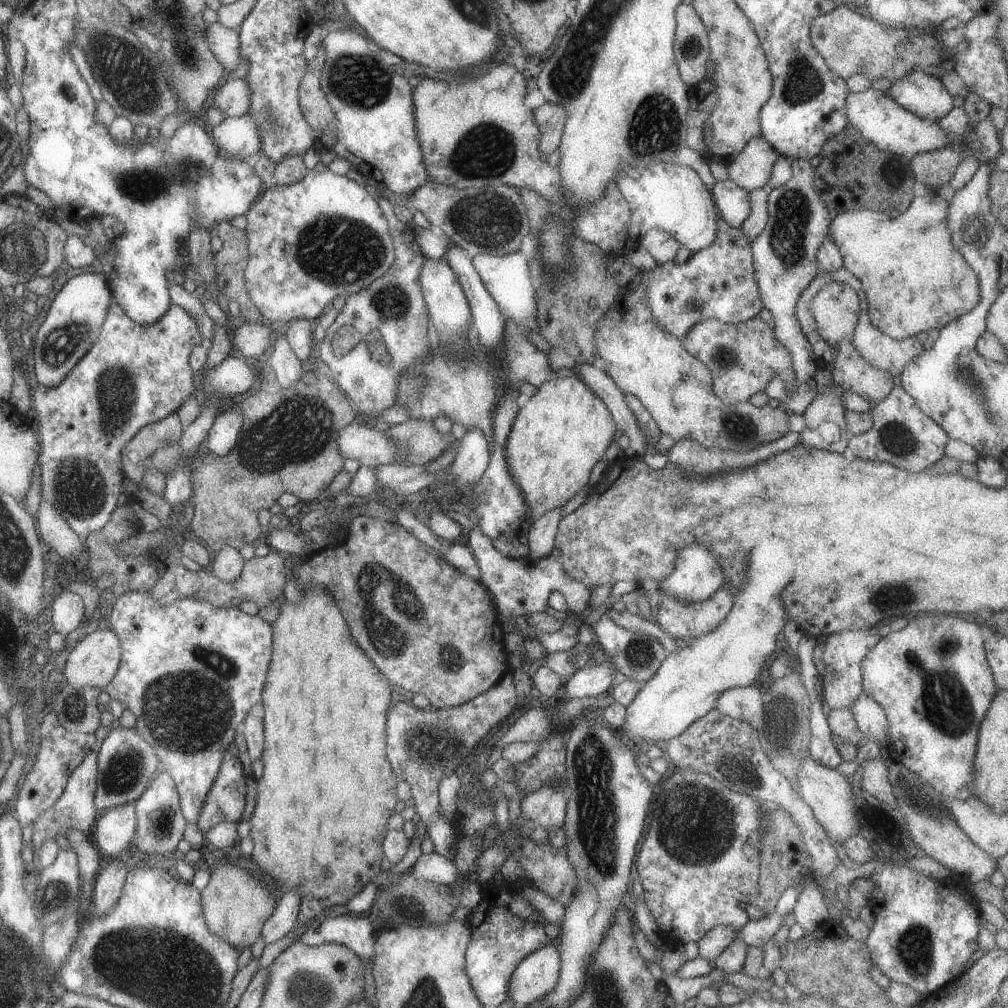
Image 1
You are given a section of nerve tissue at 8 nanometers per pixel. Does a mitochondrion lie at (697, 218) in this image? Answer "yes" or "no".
no

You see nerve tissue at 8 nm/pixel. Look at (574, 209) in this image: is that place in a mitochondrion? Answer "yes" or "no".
no

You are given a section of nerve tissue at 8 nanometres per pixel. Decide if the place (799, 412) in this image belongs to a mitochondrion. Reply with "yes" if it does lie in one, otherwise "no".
no

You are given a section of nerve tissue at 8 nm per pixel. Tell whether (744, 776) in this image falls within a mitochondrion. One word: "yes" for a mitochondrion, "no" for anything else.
yes

